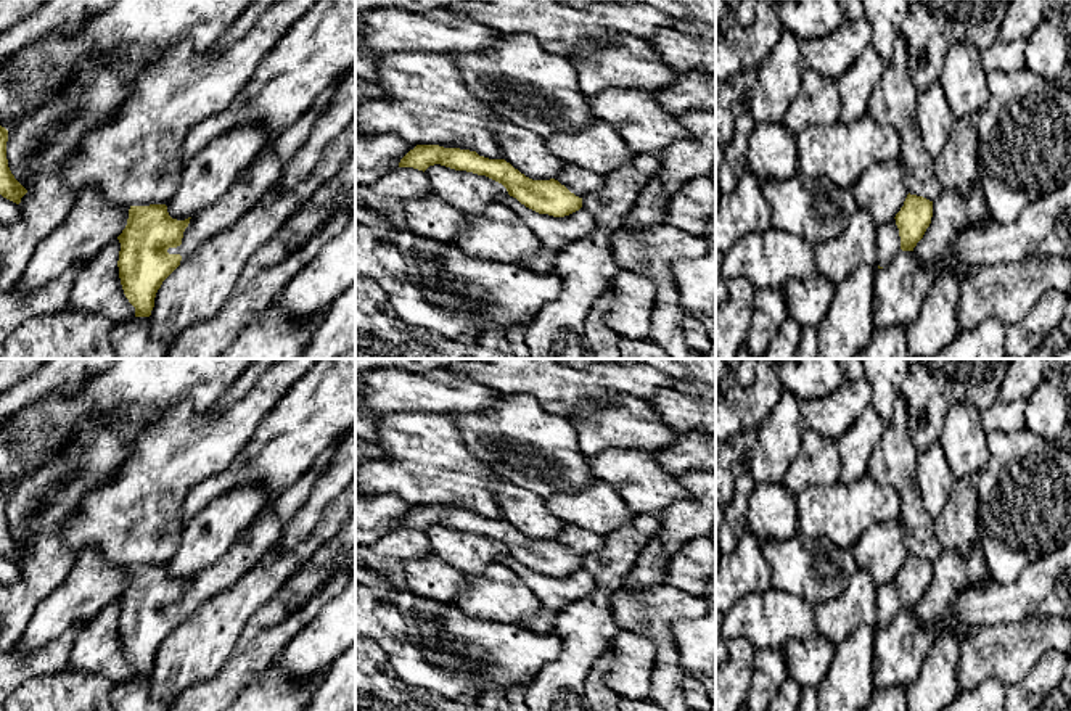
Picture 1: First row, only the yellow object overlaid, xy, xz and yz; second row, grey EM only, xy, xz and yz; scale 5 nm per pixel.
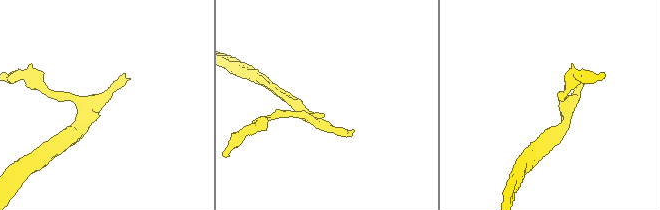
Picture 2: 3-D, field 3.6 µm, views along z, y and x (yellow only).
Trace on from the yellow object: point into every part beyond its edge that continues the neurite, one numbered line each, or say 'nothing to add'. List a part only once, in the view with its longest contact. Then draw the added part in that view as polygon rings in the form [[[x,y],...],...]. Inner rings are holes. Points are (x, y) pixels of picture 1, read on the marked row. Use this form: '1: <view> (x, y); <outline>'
1: xy (261, 174); [[[333,82],[299,121],[269,142],[235,185],[212,206],[195,214],[183,232],[182,245],[169,248],[167,253],[180,254],[182,264],[211,236],[236,225],[277,182],[280,164],[307,142],[317,117],[331,100],[334,87]]]

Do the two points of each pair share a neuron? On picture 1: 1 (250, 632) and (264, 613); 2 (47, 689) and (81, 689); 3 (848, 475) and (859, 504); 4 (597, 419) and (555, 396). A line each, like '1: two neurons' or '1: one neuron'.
1: one neuron
2: one neuron
3: two neurons
4: two neurons

